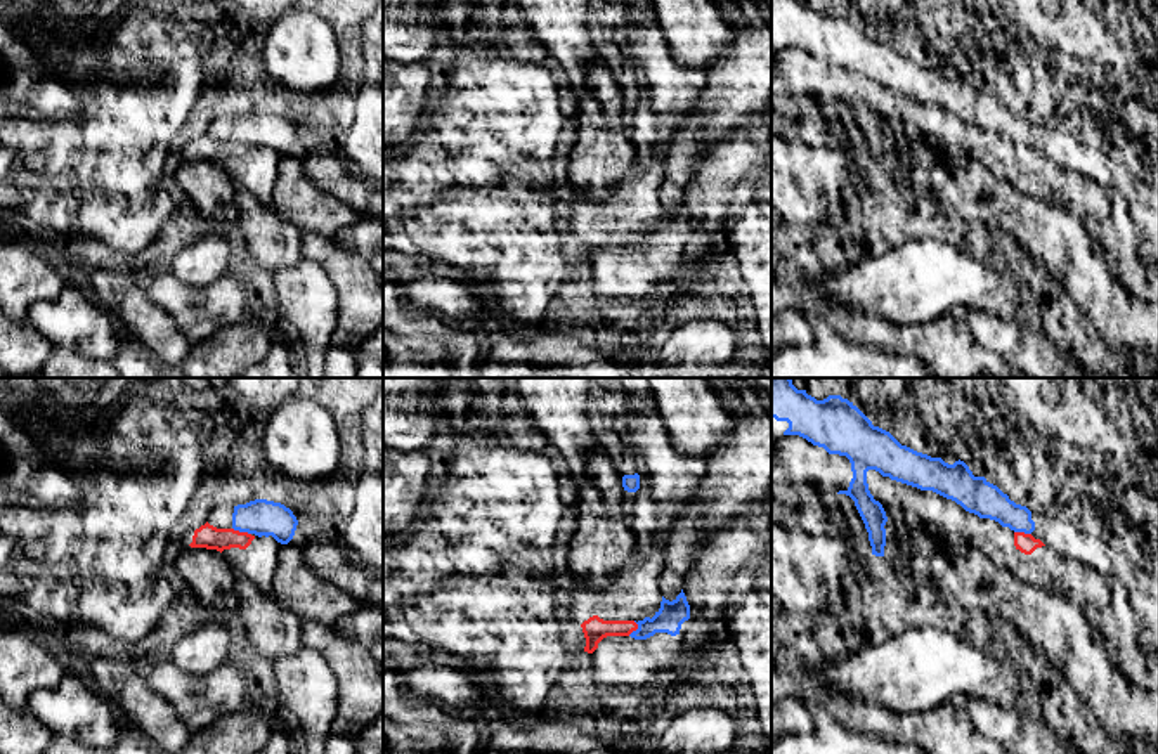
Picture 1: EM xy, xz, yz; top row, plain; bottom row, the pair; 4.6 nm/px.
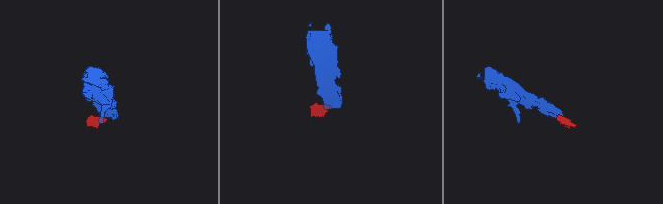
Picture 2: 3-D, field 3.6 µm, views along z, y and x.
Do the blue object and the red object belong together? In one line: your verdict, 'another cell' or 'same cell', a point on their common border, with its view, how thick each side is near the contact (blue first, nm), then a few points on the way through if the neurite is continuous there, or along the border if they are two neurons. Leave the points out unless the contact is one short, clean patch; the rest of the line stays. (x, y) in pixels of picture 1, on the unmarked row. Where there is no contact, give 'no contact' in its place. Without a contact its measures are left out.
another cell | xy (241, 142) | 170/110 nm | along xy (233, 139), (250, 146)

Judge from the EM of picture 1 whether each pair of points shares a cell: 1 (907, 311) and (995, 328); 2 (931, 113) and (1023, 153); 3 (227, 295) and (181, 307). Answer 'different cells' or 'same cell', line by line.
1: different cells
2: same cell
3: same cell

